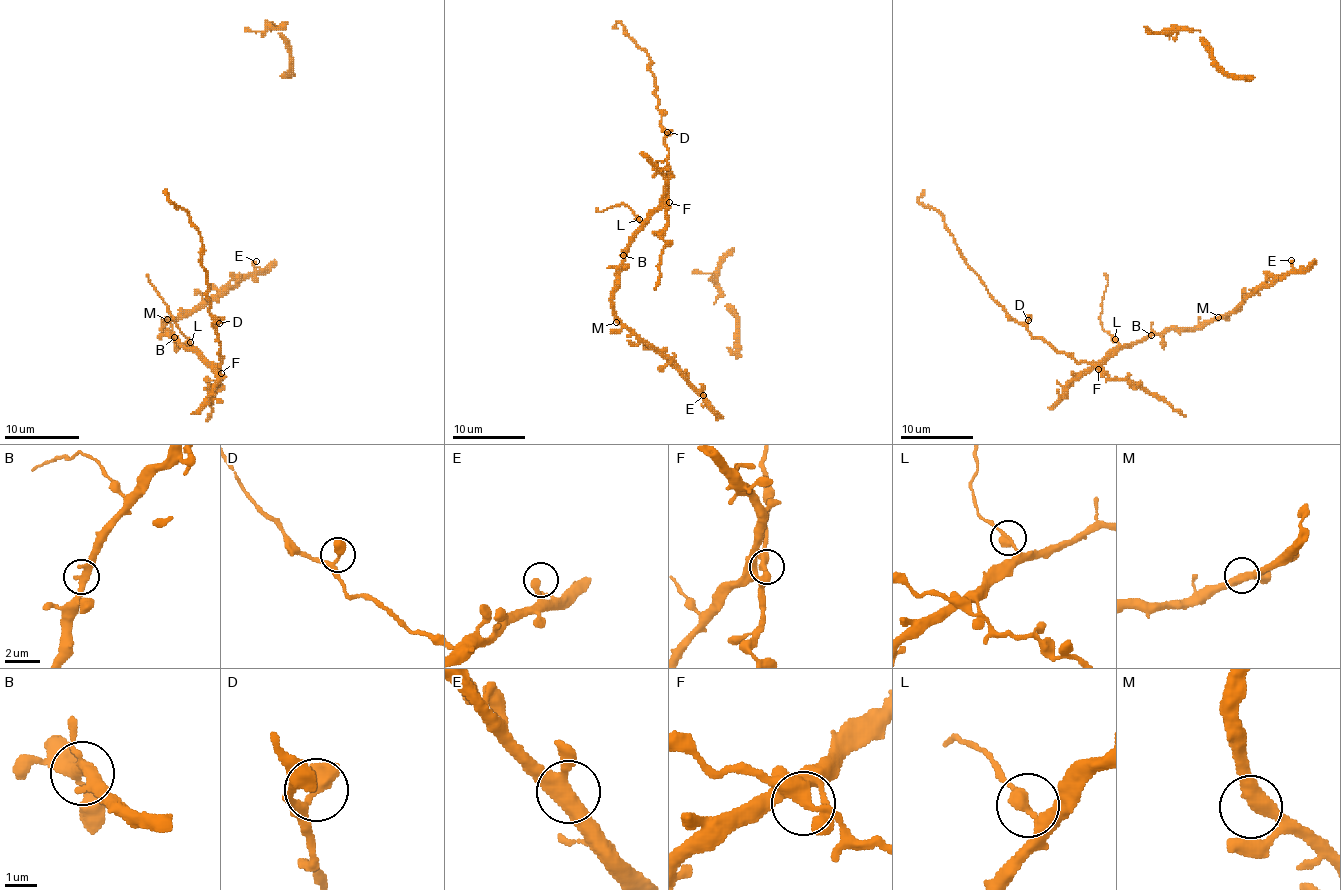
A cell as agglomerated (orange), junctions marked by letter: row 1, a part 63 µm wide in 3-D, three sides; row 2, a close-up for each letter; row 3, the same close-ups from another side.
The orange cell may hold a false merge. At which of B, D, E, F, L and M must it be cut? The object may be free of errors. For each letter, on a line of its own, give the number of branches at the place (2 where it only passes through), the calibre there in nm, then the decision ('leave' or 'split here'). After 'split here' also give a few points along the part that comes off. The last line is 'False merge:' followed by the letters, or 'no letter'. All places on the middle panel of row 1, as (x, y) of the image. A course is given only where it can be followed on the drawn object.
B: 3 branches meet; 320 nm thick; leave
D: 2 branches meet; 420 nm thick; leave
E: 1 branches meet; 320 nm thick; leave
F: 2 branches meet; 420 nm thick; leave
L: 2 branches meet; 320 nm thick; split here; foreign part runs (639, 219), (625, 204), (603, 211), (596, 208)
M: 2 branches meet; 440 nm thick; leave
False merge: L

